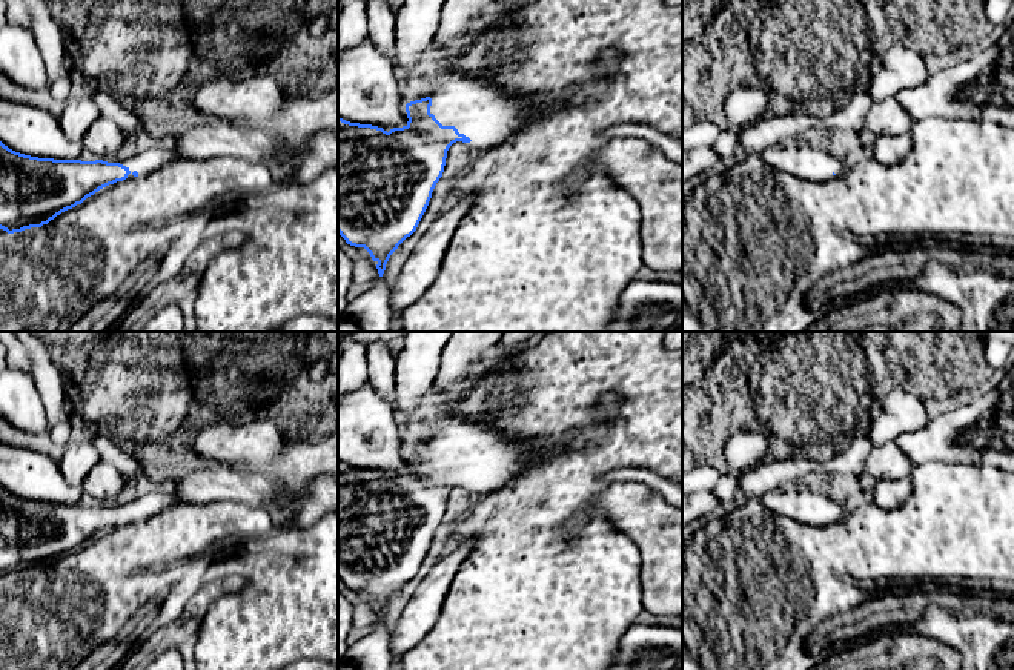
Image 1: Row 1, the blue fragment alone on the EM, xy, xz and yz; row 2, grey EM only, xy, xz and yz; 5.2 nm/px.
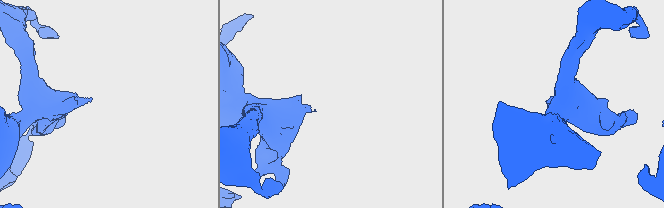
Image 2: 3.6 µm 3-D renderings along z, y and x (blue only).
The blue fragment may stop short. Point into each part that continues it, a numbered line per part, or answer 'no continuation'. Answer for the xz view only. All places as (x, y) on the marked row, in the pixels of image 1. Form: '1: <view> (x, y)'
1: xz (481, 109)

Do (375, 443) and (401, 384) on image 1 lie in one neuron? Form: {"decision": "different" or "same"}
{"decision": "different"}

